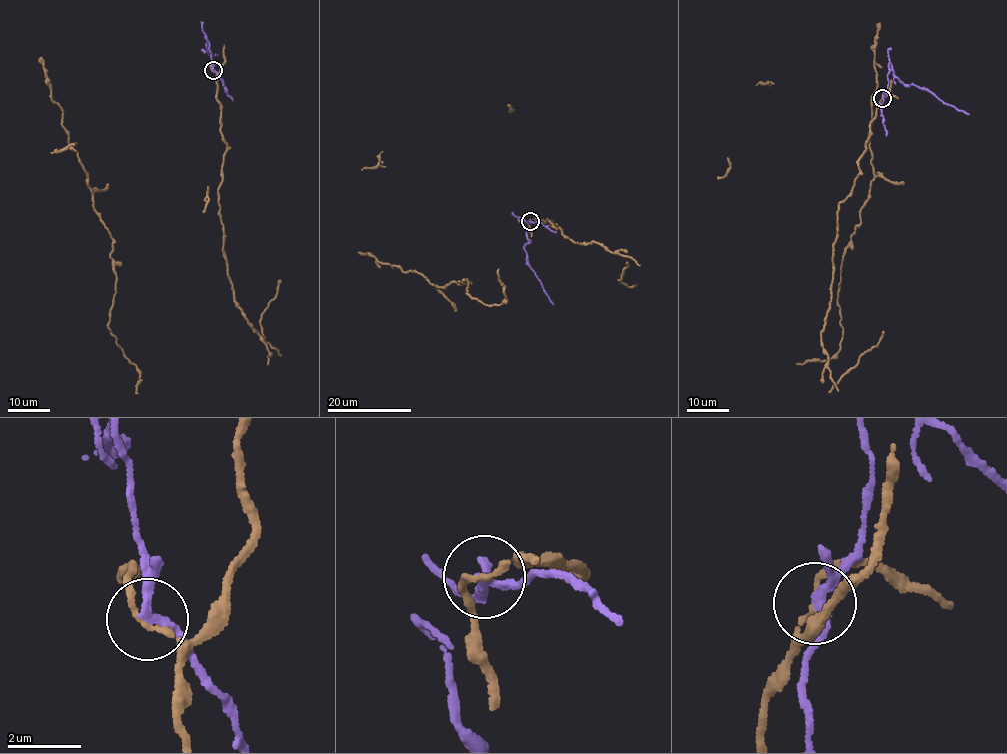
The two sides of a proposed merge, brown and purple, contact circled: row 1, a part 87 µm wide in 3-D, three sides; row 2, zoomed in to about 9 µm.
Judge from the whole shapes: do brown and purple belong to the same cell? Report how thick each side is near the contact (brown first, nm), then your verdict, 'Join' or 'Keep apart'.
Thickness 150 nm (brown) against 180 nm. Keep apart

